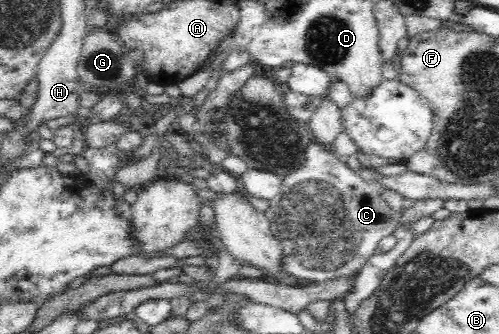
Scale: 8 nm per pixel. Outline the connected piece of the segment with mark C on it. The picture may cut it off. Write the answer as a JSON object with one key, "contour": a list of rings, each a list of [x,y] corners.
{"contour":[[[312,142],[306,150],[305,158],[304,167],[283,179],[279,194],[270,200],[270,207],[265,212],[271,233],[282,245],[282,271],[287,279],[311,285],[357,277],[373,259],[378,242],[393,234],[403,214],[394,211],[381,198],[376,184],[362,180],[334,152],[323,150],[320,145]]]}

